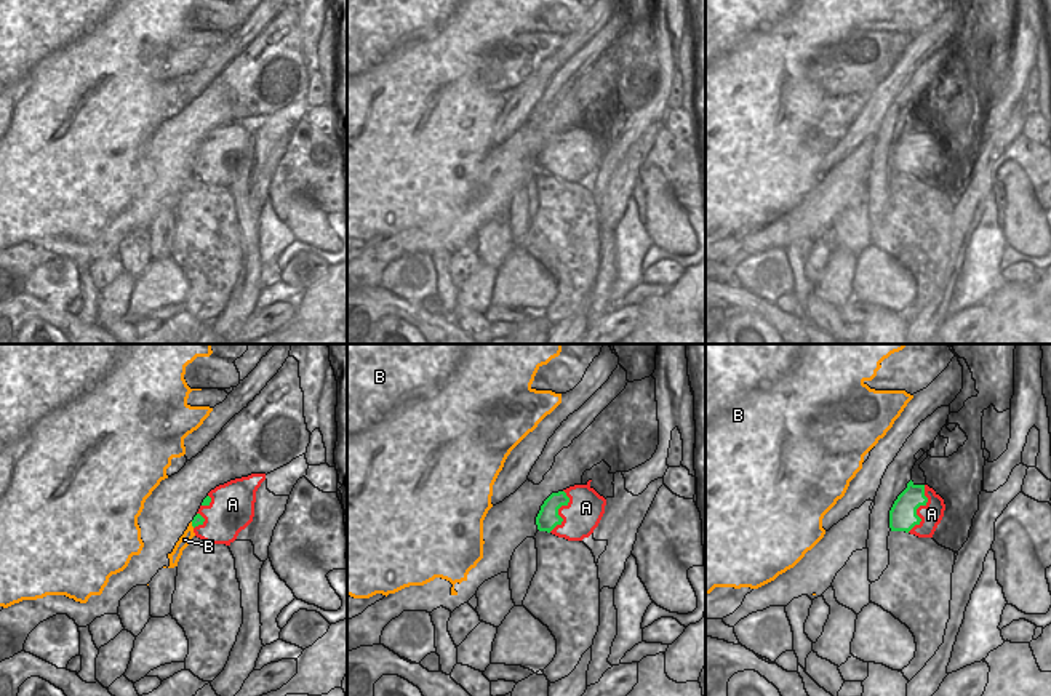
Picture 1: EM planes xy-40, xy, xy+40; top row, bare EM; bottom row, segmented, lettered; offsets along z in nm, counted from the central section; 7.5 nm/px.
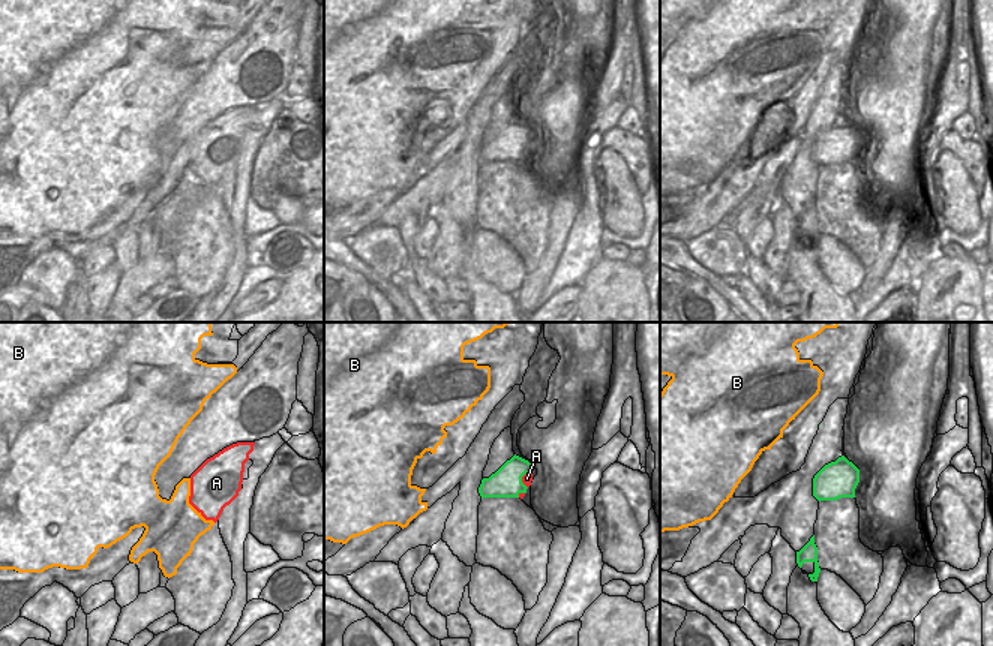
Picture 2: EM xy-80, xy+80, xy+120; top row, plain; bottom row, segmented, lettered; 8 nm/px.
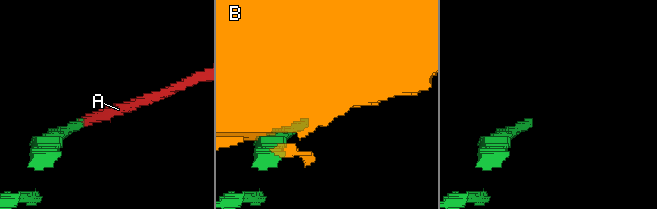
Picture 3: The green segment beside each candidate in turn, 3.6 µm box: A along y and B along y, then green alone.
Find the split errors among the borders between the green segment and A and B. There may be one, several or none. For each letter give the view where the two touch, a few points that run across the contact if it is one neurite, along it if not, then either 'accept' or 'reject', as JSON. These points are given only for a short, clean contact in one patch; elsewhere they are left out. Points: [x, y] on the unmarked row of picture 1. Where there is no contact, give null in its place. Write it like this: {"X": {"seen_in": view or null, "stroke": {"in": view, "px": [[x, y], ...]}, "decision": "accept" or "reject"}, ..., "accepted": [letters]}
{"A": {"seen_in": "xy+40", "stroke": {"in": "xy+40", "px": [[925, 127], [927, 143], [917, 151], [920, 162], [907, 173]]}, "decision": "reject"}, "B": {"seen_in": "xy-40", "decision": "reject"}, "accepted": []}

